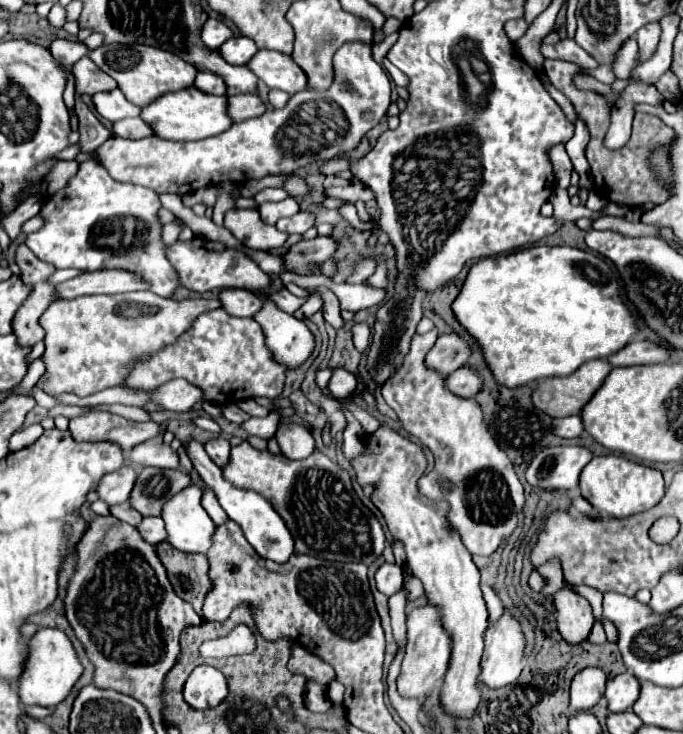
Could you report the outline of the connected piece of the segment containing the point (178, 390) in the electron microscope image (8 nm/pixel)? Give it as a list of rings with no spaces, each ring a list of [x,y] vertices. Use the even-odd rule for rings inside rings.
[[[175,379],[163,387],[157,389],[155,393],[157,403],[167,407],[169,411],[189,411],[201,397],[201,391],[195,389],[191,383],[185,383],[183,379]]]

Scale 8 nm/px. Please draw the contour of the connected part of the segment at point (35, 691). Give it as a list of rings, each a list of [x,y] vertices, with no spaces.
[[[39,629],[29,641],[27,641],[27,659],[23,673],[19,675],[19,699],[23,705],[39,705],[39,707],[57,707],[71,691],[71,687],[77,683],[83,665],[79,663],[75,649],[67,635],[59,629]]]

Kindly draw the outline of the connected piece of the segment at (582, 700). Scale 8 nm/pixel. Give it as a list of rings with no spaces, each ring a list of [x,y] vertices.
[[[589,667],[575,675],[571,683],[571,709],[589,711],[603,697],[607,677],[601,669]]]

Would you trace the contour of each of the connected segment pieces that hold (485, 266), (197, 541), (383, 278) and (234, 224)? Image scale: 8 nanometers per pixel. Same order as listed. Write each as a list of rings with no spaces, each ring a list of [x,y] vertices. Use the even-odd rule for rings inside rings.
[[[535,245],[509,255],[479,259],[471,265],[451,309],[461,327],[481,345],[483,359],[501,387],[521,387],[545,377],[571,375],[585,361],[613,355],[637,331],[621,297],[615,269],[599,255],[573,247]]]
[[[187,485],[185,491],[175,493],[161,511],[165,521],[167,541],[185,553],[207,553],[215,523],[201,507],[201,489]]]
[[[383,261],[377,266],[375,273],[366,280],[366,283],[375,288],[385,288],[388,284],[388,271],[385,268],[386,261]]]
[[[231,209],[225,213],[225,227],[247,247],[257,251],[267,251],[281,247],[289,235],[277,231],[275,227],[261,221],[257,209]]]

